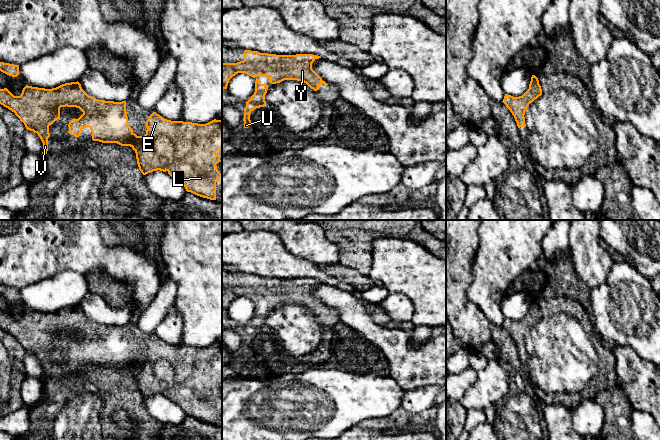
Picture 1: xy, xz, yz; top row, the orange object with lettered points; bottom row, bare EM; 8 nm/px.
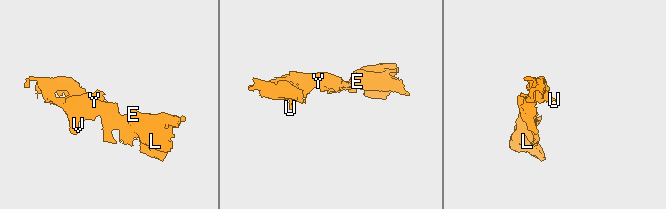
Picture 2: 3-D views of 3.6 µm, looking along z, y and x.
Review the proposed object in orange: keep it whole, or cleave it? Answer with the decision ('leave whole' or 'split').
leave whole

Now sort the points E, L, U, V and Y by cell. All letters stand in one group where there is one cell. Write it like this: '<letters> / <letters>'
E L U V Y

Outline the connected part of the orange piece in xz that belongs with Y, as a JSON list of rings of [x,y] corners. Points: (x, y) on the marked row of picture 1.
[[[245,50],[243,61],[222,63],[222,89],[227,89],[233,76],[245,73],[253,78],[266,76],[271,84],[284,80],[303,81],[317,91],[322,83],[328,85],[312,69],[312,63],[319,58],[313,54],[276,55]]]

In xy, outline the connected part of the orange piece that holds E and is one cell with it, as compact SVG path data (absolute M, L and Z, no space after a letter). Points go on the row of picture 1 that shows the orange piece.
M78 81L52 89L26 85L20 96L14 96L7 88L0 89L0 104L14 112L27 130L38 134L43 143L42 154L47 154L49 126L60 119L60 108L76 107L83 114L69 122L69 134L79 137L82 129L89 127L93 141L130 146L136 153L137 164L143 175L157 170L167 171L187 192L216 200L216 182L219 180L222 183L222 174L216 166L220 162L220 156L216 152L222 151L222 120L214 119L206 124L171 121L153 112L145 122L146 134L137 136L128 125L126 101L96 99L89 96Z

